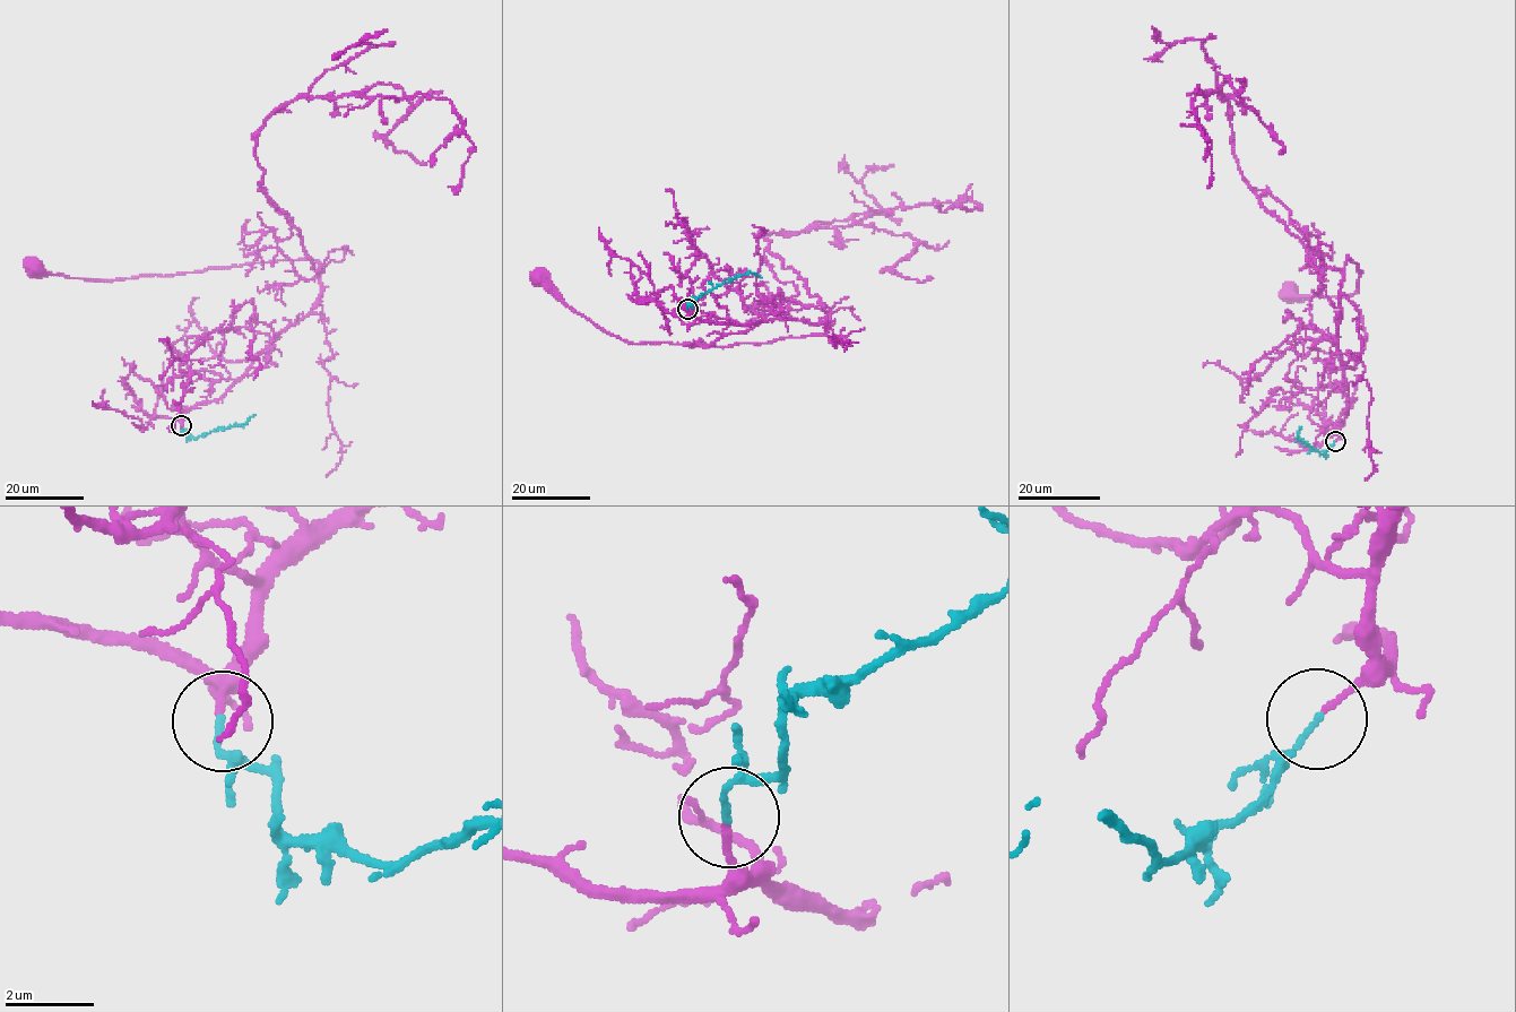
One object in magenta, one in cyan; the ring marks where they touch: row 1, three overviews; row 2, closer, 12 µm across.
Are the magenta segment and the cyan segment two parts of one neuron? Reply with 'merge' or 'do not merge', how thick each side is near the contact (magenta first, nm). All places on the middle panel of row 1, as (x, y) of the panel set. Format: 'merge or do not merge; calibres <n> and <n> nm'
merge; calibres 120 and 130 nm

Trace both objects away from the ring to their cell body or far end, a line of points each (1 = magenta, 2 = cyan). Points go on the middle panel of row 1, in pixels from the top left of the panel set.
1: (687, 310), (704, 321), (826, 327), (819, 335), (722, 347), (630, 343), (539, 280)
2: (687, 310), (693, 299), (734, 278), (748, 273), (761, 277)

